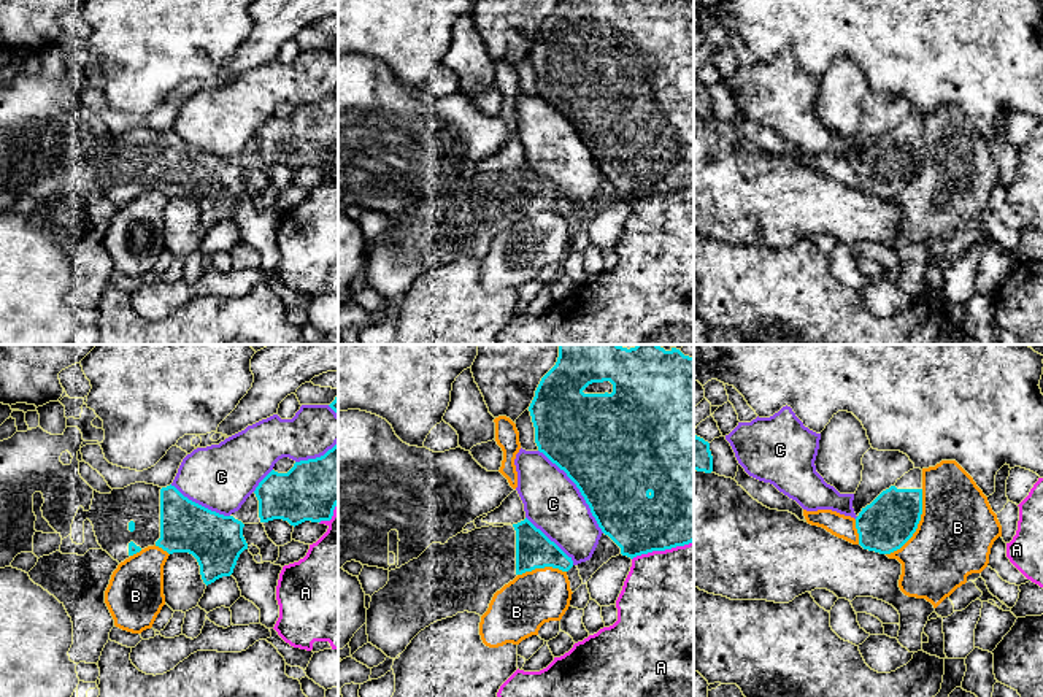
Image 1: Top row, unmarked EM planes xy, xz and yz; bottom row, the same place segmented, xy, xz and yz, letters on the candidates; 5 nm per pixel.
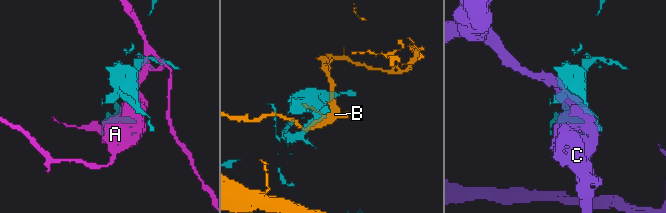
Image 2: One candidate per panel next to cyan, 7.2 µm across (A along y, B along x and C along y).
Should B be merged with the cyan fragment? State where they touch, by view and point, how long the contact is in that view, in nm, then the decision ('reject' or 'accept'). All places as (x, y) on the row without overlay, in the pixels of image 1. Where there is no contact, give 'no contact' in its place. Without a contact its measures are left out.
contact yz (916, 170); length 380 nm; reject

